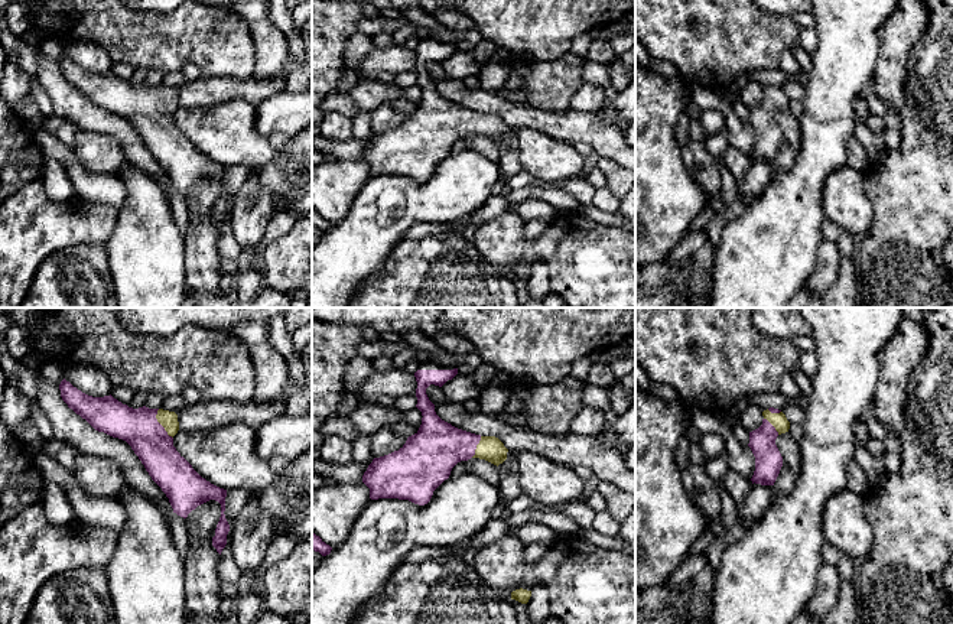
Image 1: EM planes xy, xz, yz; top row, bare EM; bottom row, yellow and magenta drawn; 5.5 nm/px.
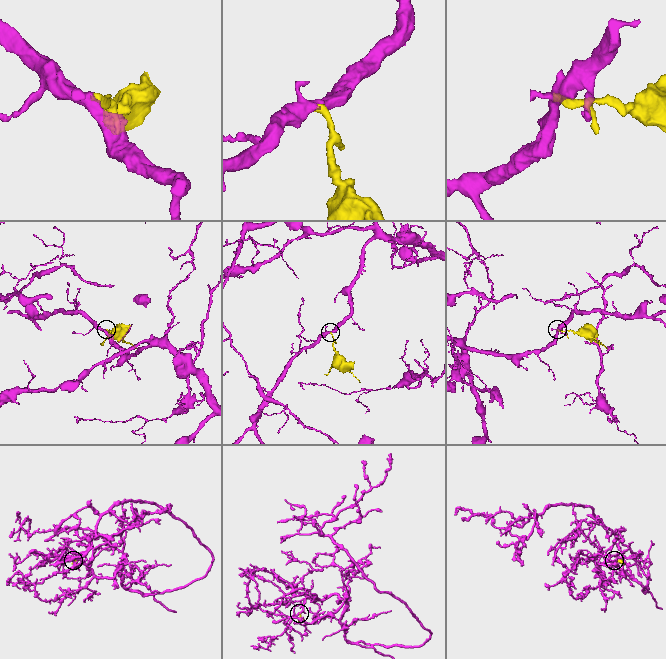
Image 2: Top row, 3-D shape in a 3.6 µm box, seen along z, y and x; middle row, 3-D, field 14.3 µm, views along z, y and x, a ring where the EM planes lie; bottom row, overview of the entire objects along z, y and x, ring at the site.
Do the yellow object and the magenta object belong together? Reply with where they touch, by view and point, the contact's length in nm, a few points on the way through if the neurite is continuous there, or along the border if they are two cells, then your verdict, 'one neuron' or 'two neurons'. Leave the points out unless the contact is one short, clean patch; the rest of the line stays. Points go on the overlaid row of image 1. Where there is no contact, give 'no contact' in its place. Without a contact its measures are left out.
contact xy (159, 422); length 190 nm; way xy (168, 419), (159, 422), (153, 428), (139, 428); one neuron

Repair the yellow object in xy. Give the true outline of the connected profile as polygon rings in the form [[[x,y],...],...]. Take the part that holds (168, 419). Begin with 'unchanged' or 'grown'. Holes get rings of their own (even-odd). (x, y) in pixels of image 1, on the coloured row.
grown; [[[65,378],[59,390],[68,407],[95,430],[123,439],[131,446],[152,480],[169,498],[173,513],[186,519],[192,510],[209,500],[221,504],[221,517],[212,537],[212,546],[221,555],[230,532],[224,514],[227,490],[202,478],[173,446],[173,436],[179,430],[178,415],[146,406],[133,409],[111,394],[92,397]]]

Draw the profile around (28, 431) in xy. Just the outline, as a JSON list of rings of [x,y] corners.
[[[27,417],[20,426],[19,426],[19,435],[26,442],[27,449],[30,449],[33,454],[38,454],[42,451],[45,439],[39,435],[36,425],[32,422],[30,417]]]

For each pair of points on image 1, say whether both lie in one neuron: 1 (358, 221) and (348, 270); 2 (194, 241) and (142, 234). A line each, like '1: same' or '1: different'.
1: same
2: different

